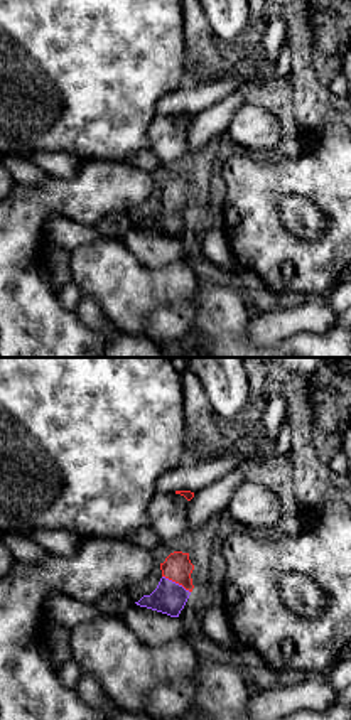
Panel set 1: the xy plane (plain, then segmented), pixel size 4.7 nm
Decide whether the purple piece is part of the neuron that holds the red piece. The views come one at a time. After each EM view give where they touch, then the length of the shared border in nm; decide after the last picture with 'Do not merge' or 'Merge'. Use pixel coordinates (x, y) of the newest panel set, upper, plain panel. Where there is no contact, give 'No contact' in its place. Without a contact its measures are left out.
Touches red at (176, 204). Shared border 160 nm

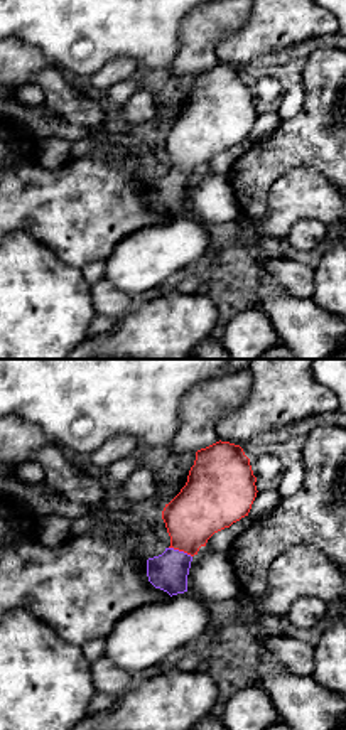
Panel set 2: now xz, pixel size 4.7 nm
Touches red at (181, 172). Shared border 120 nm

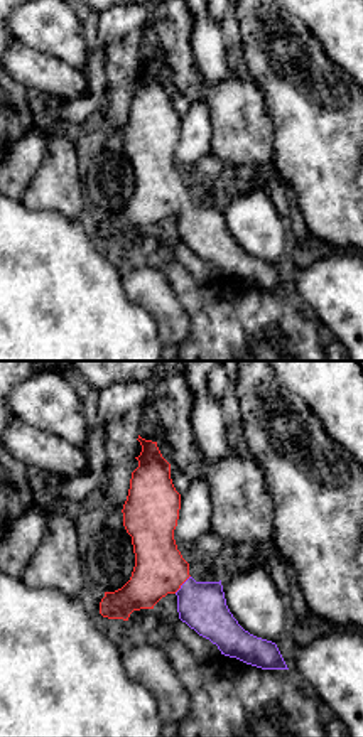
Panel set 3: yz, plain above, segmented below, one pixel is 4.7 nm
Touches red at (183, 204). Shared border 120 nm

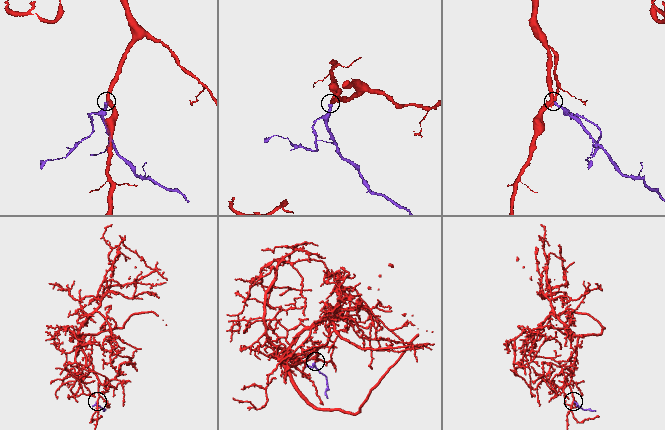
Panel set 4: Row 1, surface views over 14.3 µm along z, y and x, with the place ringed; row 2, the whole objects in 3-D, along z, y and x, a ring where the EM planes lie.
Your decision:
Merge

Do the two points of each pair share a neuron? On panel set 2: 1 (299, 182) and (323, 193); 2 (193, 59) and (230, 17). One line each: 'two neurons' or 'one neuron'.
1: one neuron
2: one neuron

